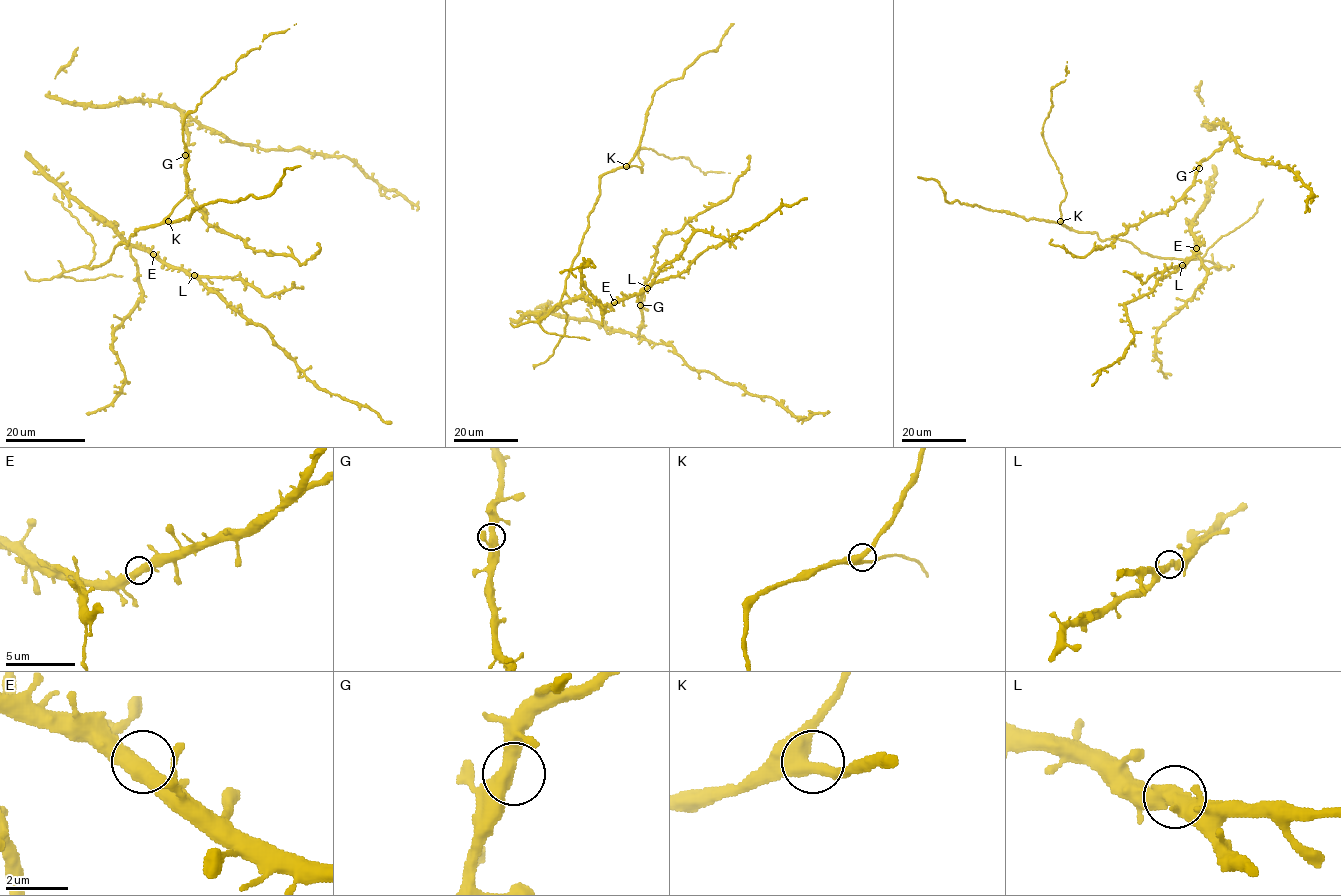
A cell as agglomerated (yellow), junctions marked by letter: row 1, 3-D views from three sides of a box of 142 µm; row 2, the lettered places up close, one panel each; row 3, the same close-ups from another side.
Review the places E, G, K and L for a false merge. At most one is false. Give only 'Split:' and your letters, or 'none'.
Split: none

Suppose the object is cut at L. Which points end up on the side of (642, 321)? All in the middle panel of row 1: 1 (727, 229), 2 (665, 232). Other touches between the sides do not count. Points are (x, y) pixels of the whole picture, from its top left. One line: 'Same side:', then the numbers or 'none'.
Same side: 2

